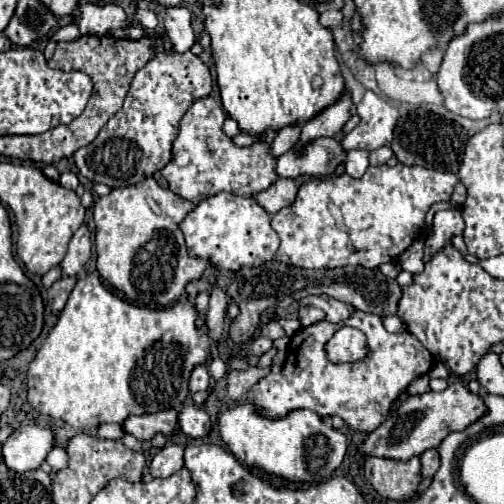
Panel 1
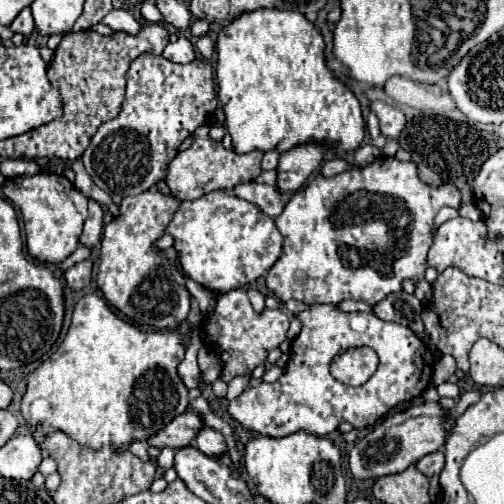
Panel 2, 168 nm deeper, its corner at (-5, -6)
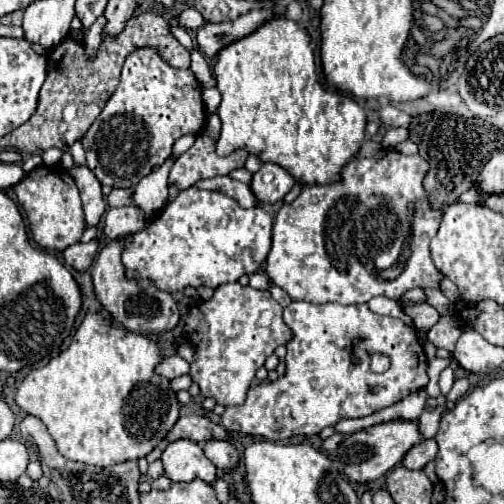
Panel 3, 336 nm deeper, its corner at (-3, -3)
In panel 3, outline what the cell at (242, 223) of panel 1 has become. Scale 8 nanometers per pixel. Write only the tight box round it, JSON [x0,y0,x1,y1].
[115,187,273,293]

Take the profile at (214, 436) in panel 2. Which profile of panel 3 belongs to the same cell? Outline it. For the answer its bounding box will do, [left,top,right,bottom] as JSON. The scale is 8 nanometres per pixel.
[203,441,239,473]

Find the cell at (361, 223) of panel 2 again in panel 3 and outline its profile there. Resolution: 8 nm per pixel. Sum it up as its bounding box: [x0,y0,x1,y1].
[267,151,443,305]

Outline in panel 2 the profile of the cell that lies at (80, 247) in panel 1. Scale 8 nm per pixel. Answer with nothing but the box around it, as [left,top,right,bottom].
[79,200,103,248]

